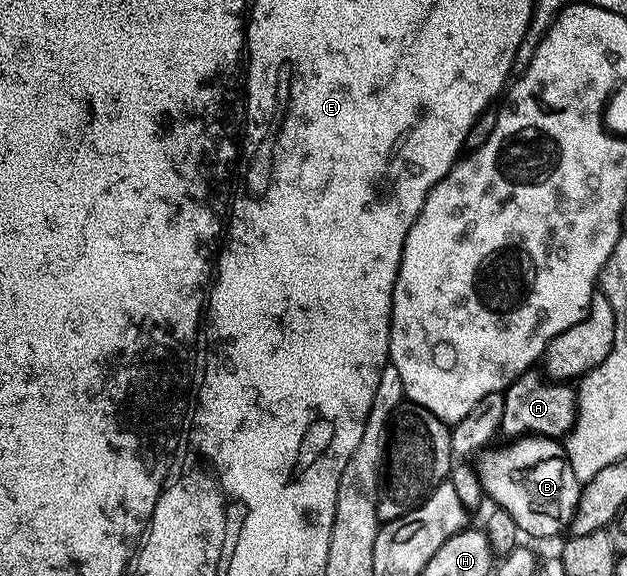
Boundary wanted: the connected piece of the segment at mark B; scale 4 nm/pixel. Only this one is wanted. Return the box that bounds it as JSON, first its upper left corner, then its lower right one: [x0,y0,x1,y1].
[480,437,583,539]

